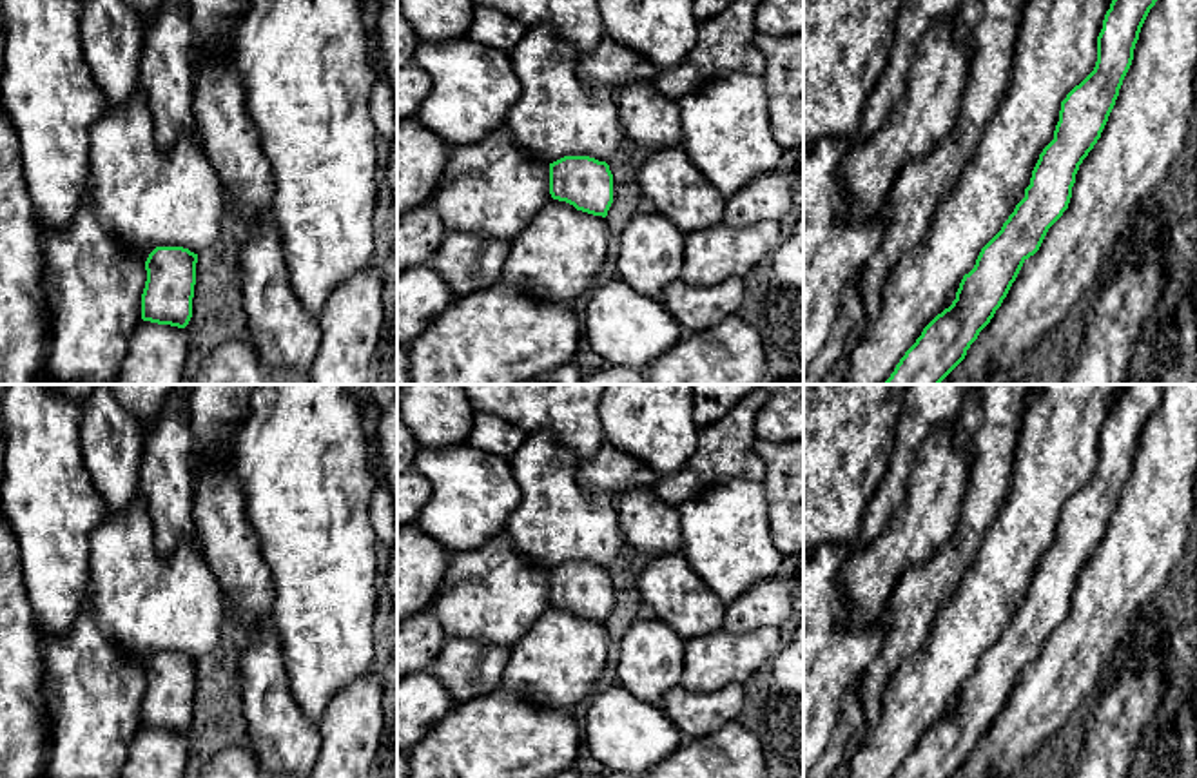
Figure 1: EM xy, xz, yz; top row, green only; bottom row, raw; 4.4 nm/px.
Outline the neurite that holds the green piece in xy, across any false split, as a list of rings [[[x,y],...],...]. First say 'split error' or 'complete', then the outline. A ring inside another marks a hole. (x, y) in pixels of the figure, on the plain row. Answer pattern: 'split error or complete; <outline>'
split error; [[[145,501],[122,513],[107,513],[91,537],[91,602],[102,635],[145,667],[147,687],[141,700],[141,725],[185,734],[192,724],[198,660],[207,656],[219,642],[225,602],[219,584],[205,562],[198,540],[180,544],[170,553],[161,553],[152,539],[152,520]]]

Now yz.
split error; [[[1039,384],[1025,410],[1008,497],[976,566],[938,613],[925,644],[889,678],[876,725],[865,722],[858,684],[847,687],[834,736],[805,778],[831,778],[842,765],[849,767],[847,778],[952,778],[965,765],[1023,669],[1039,656],[1048,635],[1068,615],[1079,571],[1101,544],[1132,472],[1141,433],[1161,399],[1163,384]]]

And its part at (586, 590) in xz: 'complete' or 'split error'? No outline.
split error

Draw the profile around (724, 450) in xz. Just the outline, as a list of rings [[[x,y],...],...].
[[[758,386],[722,419],[702,426],[696,450],[675,475],[658,479],[651,490],[664,502],[680,508],[702,490],[727,479],[764,481],[765,464],[754,452],[754,421],[769,394]]]

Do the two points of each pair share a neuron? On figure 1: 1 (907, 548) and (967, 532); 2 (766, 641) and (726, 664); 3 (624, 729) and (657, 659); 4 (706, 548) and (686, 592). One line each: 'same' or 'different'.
1: different
2: same
3: different
4: different

